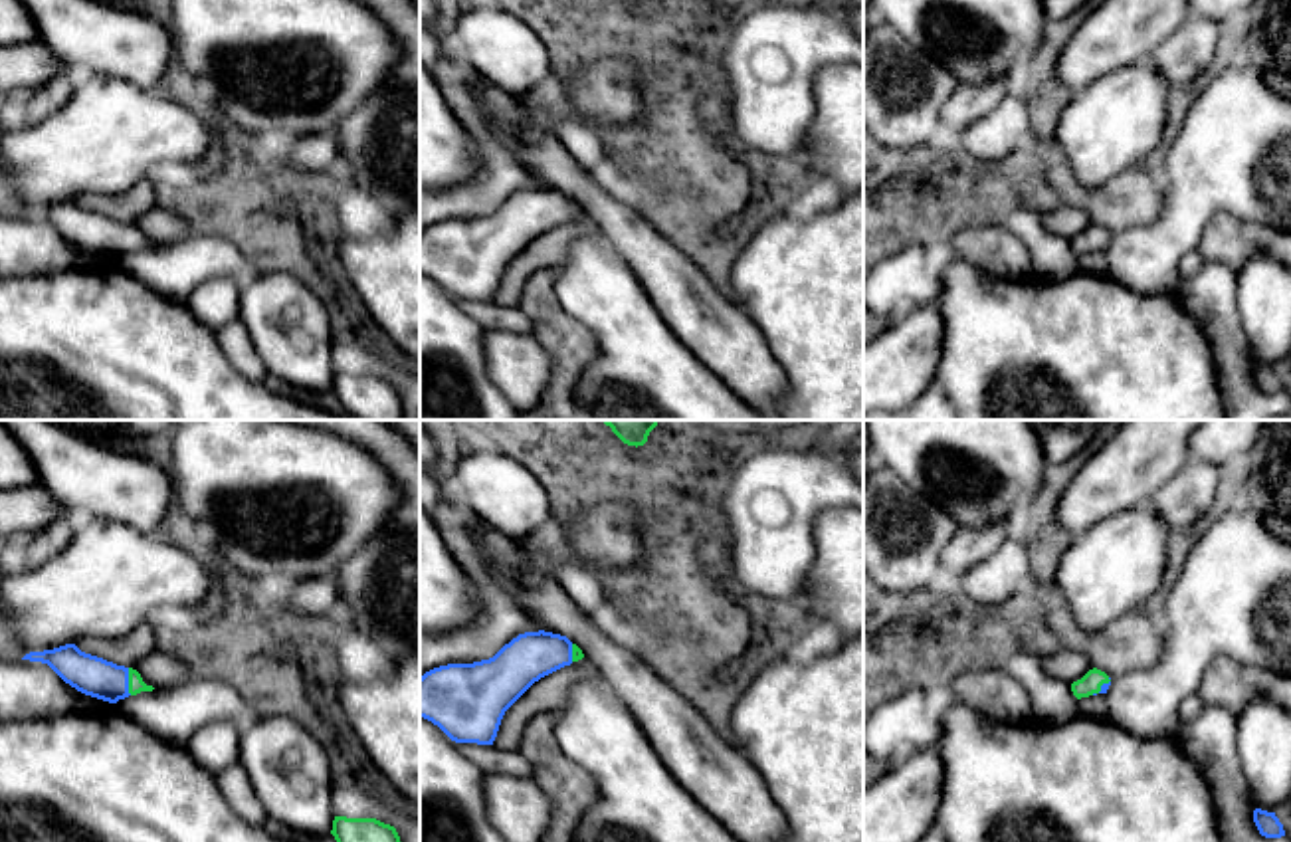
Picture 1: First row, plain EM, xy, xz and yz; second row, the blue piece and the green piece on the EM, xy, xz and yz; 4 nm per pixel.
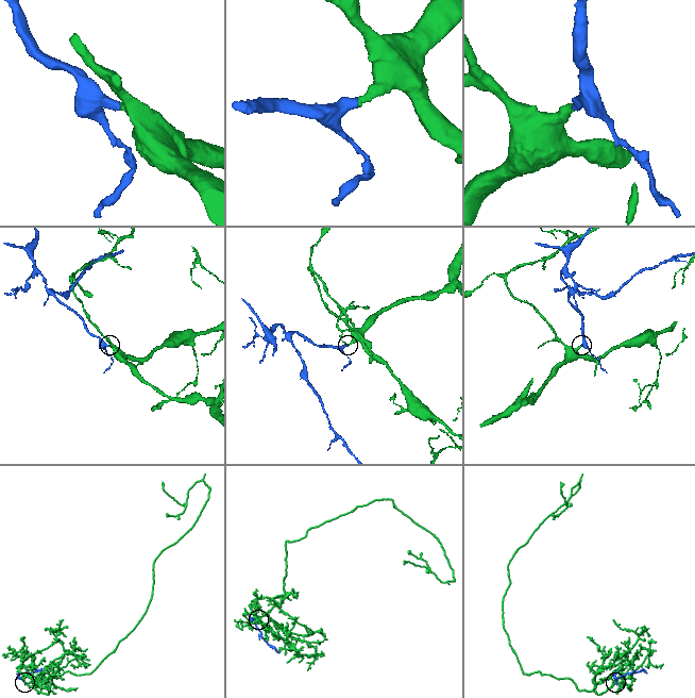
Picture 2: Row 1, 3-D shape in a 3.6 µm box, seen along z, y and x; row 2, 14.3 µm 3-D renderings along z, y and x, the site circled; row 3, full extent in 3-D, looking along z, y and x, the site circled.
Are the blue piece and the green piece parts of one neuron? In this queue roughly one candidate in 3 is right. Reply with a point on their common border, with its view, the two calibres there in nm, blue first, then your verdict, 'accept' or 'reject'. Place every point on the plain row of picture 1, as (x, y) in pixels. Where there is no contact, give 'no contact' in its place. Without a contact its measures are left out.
xy (127, 238) | 160/60 nm | accept

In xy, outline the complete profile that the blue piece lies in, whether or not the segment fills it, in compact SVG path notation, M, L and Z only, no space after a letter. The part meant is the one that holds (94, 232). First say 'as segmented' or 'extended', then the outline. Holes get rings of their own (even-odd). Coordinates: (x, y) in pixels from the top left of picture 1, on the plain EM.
extended | M75 200L30 208L22 216L48 220L77 248L109 260L154 246L143 238L137 226L85 210Z

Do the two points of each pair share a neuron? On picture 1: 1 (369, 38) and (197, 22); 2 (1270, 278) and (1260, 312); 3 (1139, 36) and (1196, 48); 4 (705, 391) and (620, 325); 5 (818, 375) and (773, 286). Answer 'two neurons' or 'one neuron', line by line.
1: one neuron
2: one neuron
3: two neurons
4: one neuron
5: one neuron

